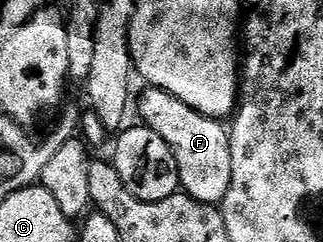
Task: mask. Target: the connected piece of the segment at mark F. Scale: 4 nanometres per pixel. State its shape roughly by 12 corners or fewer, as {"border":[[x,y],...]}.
{"border":[[148,86],[137,115],[173,149],[189,198],[222,204],[231,136],[173,93]]}

